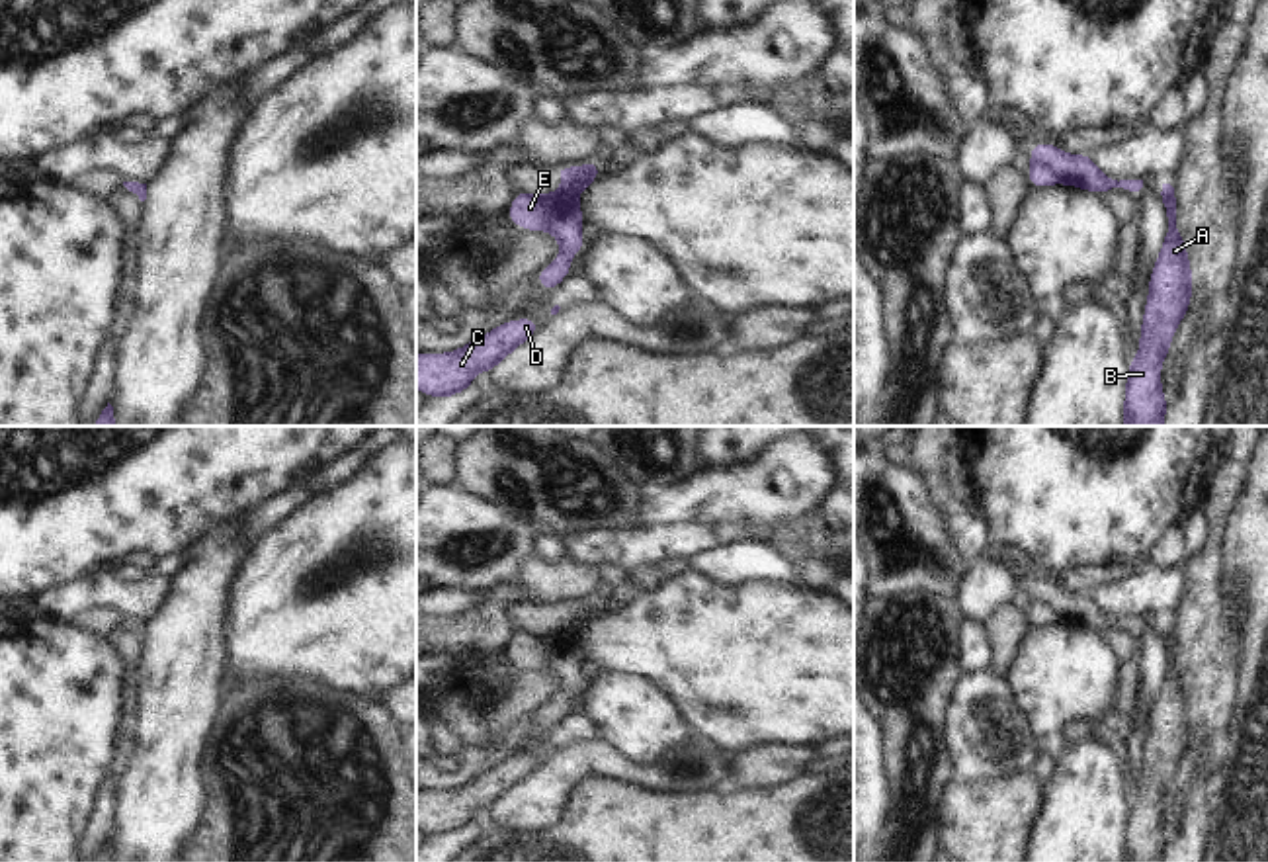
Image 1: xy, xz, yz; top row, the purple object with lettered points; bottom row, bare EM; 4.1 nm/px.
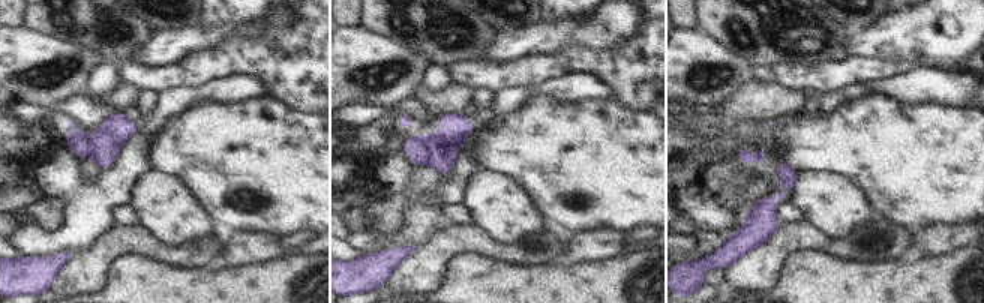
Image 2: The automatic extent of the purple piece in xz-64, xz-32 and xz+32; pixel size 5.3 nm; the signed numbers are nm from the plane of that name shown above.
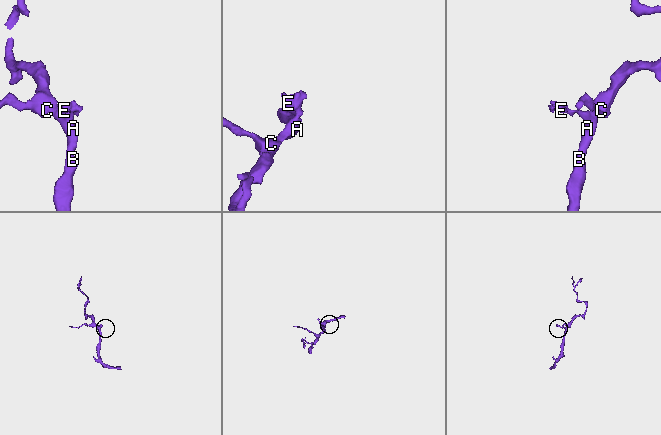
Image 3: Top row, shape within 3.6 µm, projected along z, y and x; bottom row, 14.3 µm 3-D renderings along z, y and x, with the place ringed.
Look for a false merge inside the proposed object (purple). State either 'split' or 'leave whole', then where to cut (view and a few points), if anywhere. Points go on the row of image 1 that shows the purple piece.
leave whole; no cut

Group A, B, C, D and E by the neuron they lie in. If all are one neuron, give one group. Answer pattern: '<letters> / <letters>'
A B C D E

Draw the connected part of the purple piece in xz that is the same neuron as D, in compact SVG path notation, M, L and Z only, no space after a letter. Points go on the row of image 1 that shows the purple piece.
M524 317L471 340L449 354L416 354L416 387L428 397L453 397L473 385L477 371L498 366L512 350L537 332L541 324Z

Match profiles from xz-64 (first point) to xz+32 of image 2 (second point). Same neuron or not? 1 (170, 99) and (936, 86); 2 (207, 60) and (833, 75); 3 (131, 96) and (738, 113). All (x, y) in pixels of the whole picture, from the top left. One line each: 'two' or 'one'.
1: one
2: one
3: one

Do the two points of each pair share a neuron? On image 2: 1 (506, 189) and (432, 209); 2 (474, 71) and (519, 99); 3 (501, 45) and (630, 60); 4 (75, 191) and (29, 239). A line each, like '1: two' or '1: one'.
1: two
2: two
3: two
4: one

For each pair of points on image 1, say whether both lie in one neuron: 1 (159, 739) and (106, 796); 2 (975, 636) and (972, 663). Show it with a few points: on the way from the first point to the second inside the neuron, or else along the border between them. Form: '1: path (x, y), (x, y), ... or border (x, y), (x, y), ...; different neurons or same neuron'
1: border (118, 771), (112, 831); different neurons
2: path (973, 642), (973, 657); same neuron

